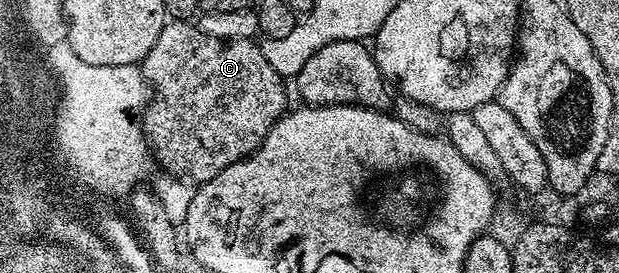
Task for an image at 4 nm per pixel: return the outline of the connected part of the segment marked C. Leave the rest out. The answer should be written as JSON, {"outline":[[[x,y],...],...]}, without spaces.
{"outline":[[[169,19],[165,23],[162,34],[158,34],[158,42],[154,42],[154,50],[150,50],[150,54],[146,54],[146,58],[142,62],[142,71],[150,89],[148,107],[142,113],[142,131],[147,147],[149,149],[152,147],[157,162],[166,171],[173,172],[173,177],[183,178],[196,186],[205,184],[210,178],[214,178],[219,172],[226,170],[226,166],[234,166],[234,162],[244,160],[252,155],[259,148],[261,142],[268,137],[268,131],[275,126],[276,121],[285,115],[290,108],[288,92],[284,89],[285,77],[280,76],[278,70],[274,70],[274,66],[270,66],[270,62],[266,62],[266,54],[262,54],[260,44],[255,39],[223,40],[222,38],[214,38],[203,32],[195,23],[186,20]]]}

